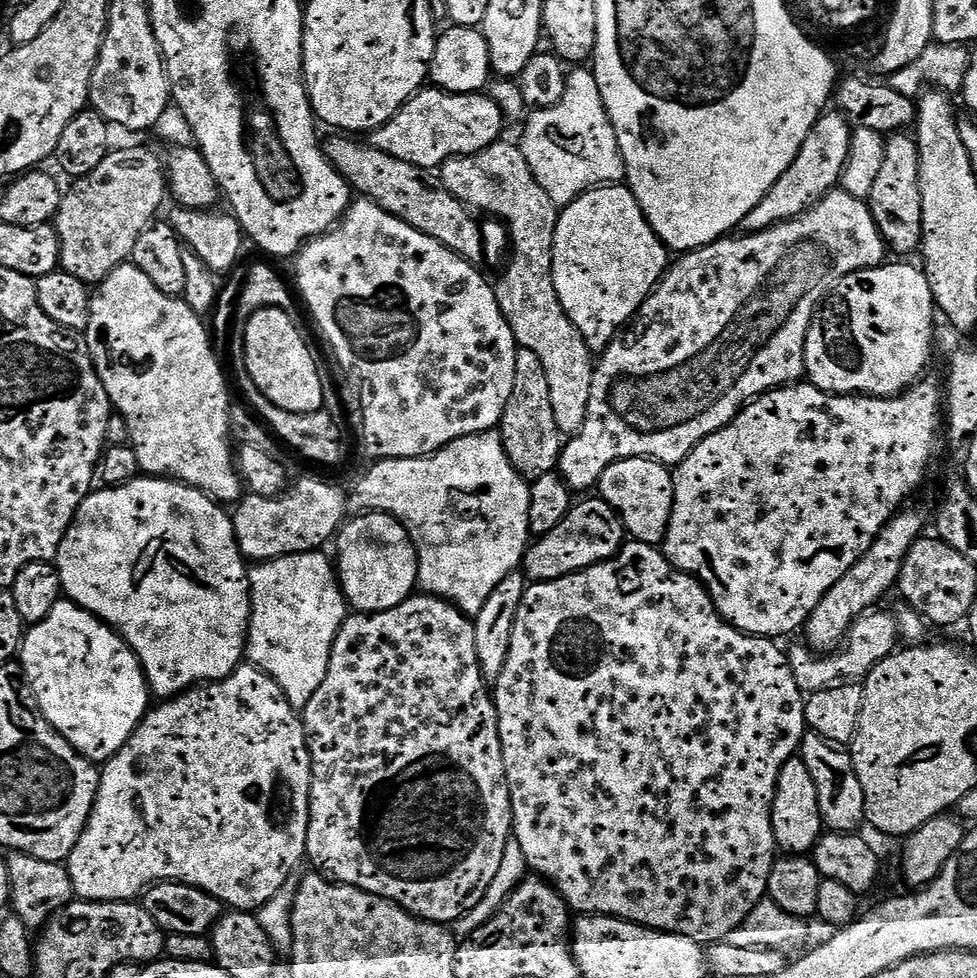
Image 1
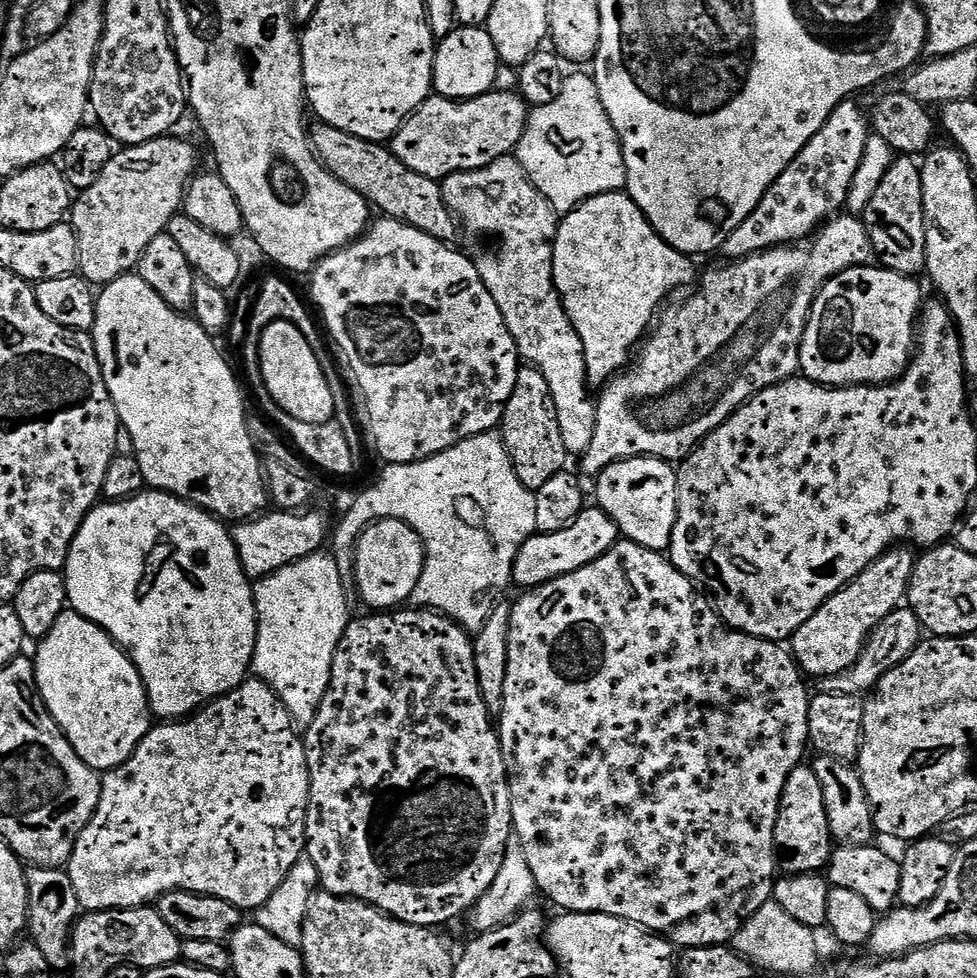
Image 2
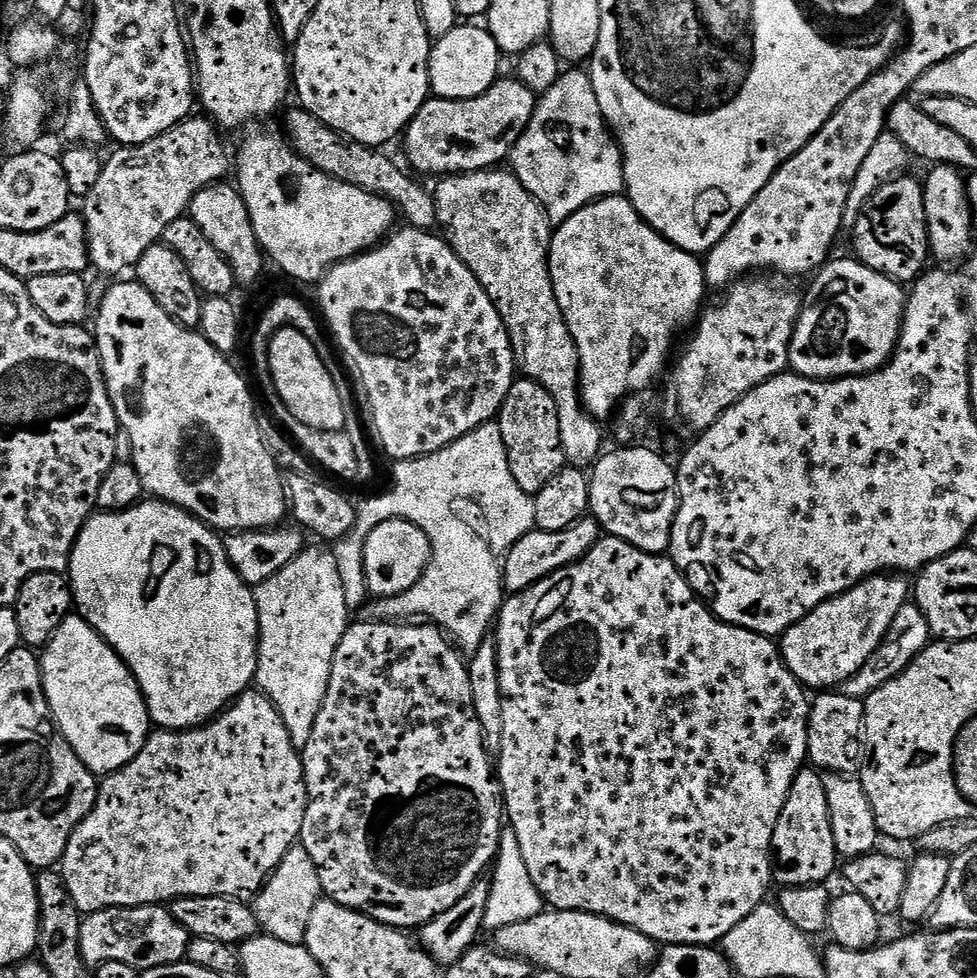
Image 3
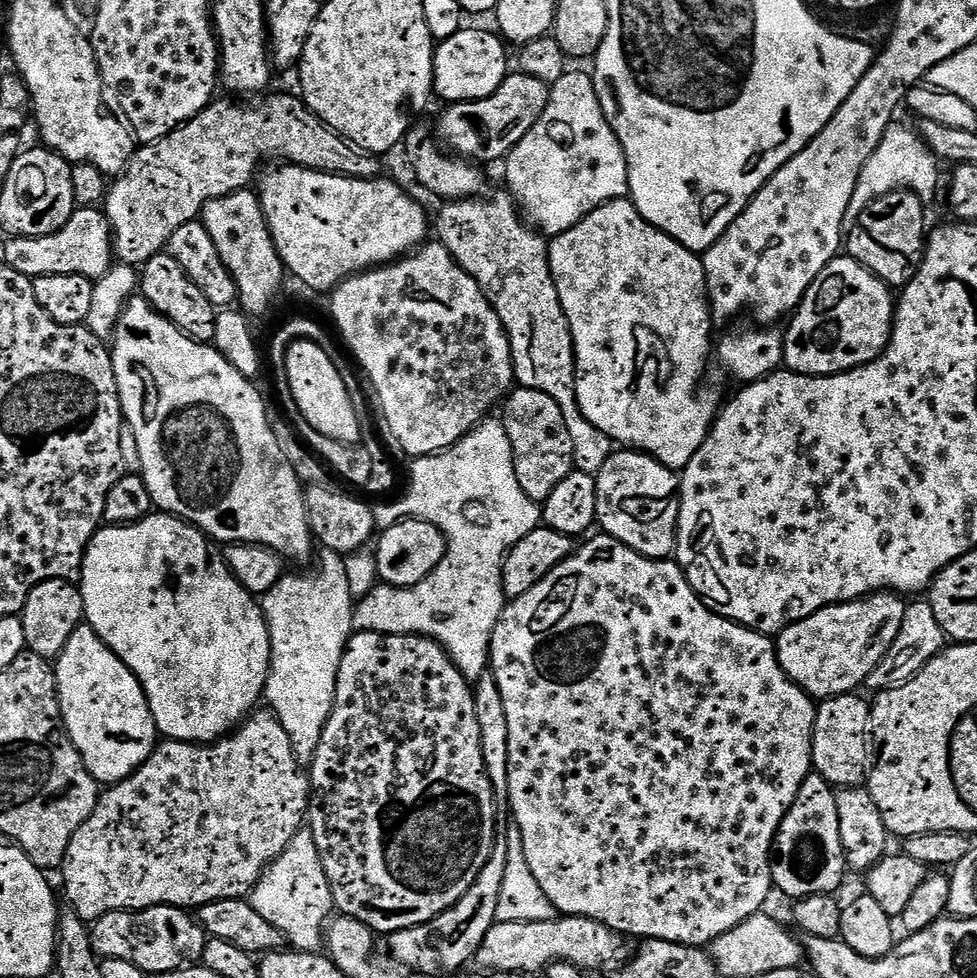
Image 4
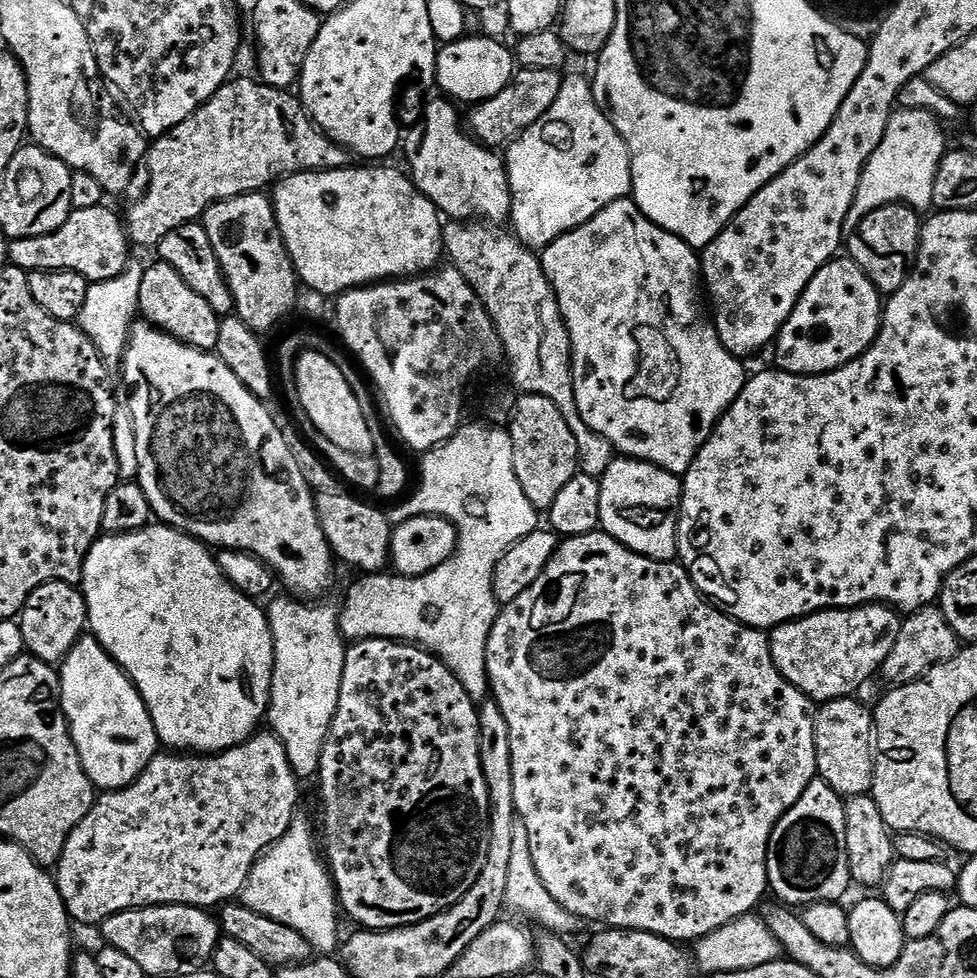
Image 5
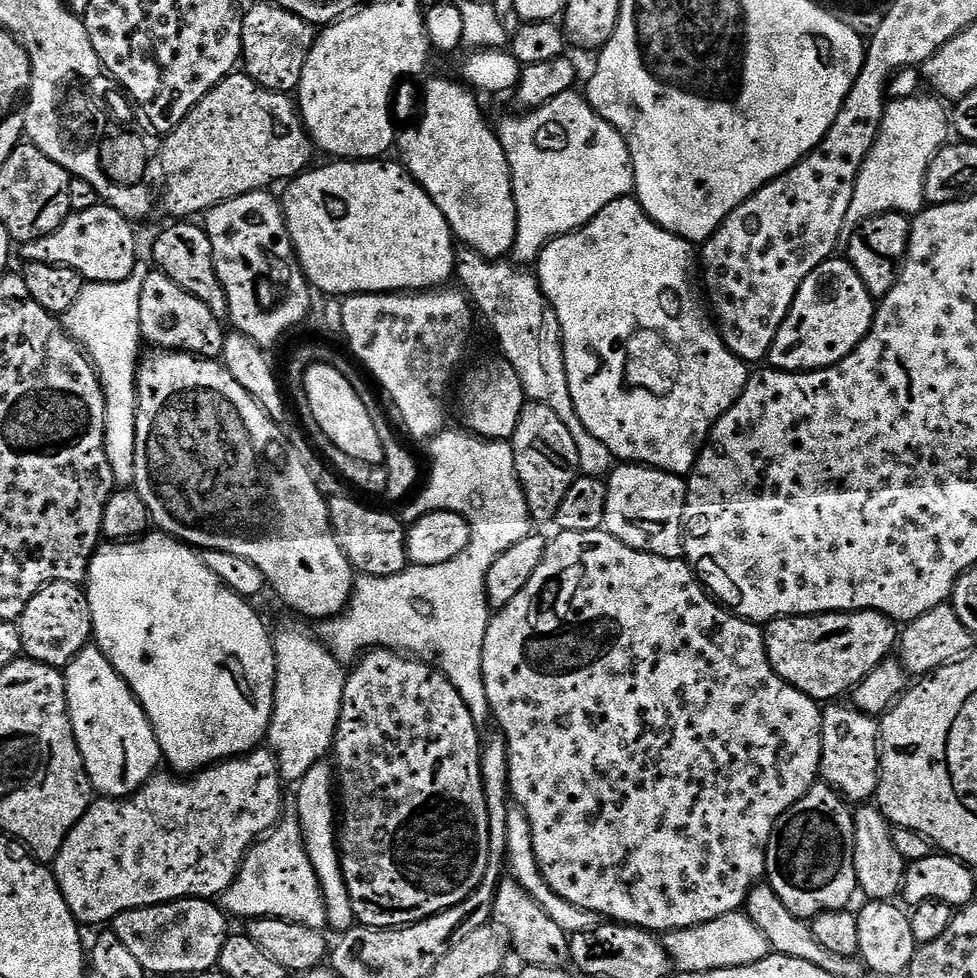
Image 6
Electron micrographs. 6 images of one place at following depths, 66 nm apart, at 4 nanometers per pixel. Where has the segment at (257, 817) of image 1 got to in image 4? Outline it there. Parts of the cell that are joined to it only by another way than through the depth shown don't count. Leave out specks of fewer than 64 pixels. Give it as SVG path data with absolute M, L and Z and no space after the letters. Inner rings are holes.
M253 711L239 727L229 732L227 736L213 740L211 744L189 744L187 740L170 739L157 743L148 761L137 772L101 791L100 801L94 806L90 818L86 818L82 826L78 826L66 850L66 858L62 865L64 892L72 903L69 904L71 911L79 914L86 922L95 922L111 912L140 912L144 908L153 908L159 904L168 904L171 908L198 910L210 902L218 902L226 898L239 900L251 893L253 886L260 881L260 875L265 868L278 858L278 854L282 854L282 850L286 850L290 838L294 838L294 834L300 831L305 823L310 795L310 776L294 754L290 734L282 730L282 726L271 711L260 711Z

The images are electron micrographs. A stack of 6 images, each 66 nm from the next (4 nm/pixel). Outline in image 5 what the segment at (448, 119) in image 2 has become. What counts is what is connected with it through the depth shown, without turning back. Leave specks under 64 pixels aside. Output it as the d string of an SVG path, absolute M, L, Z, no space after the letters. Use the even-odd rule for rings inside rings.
M520 68L512 81L496 97L490 97L483 103L477 103L472 113L466 116L466 124L471 135L493 150L503 149L524 133L550 106L554 106L554 98L562 90L564 76L554 70L530 70ZM472 127L472 128L471 128Z

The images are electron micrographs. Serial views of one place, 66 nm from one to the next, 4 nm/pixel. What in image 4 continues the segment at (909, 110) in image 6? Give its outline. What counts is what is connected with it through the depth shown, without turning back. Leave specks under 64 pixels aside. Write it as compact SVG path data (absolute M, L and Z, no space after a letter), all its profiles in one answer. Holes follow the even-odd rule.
M893 122L889 124L886 134L882 134L882 142L878 142L878 150L870 154L870 162L862 166L862 174L858 174L858 186L854 186L854 198L850 198L850 206L846 210L844 219L845 229L853 228L858 214L870 206L882 194L905 191L918 194L918 198L925 206L931 205L936 191L941 191L942 176L940 180L941 161L928 149L928 143L920 137L915 127L907 128L904 124Z

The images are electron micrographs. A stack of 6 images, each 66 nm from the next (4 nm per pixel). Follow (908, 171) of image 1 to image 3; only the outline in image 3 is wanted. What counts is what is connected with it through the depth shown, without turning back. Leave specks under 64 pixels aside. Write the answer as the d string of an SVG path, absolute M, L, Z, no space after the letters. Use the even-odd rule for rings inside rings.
M901 174L896 179L886 182L866 202L866 206L858 214L855 224L851 225L852 244L856 247L855 259L866 265L870 270L895 280L901 286L911 285L924 275L930 264L928 247L928 223L926 222L926 202L924 186L919 179Z

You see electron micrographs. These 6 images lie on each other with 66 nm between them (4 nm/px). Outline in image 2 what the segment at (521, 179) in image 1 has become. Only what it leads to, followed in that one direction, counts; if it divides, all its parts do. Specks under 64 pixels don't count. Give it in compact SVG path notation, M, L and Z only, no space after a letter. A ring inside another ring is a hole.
M512 154L498 158L478 170L450 174L446 179L439 181L439 185L442 198L456 217L459 227L463 231L465 228L476 236L485 236L496 243L489 252L475 257L478 274L486 290L490 290L490 298L494 298L494 302L498 302L498 310L502 310L506 330L510 330L510 338L514 338L521 361L538 369L542 378L546 378L546 386L550 386L550 398L554 398L558 426L562 430L562 446L566 446L569 457L583 457L584 452L590 450L590 442L594 442L596 400L588 397L590 385L582 338L578 338L552 281L552 243L556 240L558 213L528 181L526 170L522 170L522 166Z

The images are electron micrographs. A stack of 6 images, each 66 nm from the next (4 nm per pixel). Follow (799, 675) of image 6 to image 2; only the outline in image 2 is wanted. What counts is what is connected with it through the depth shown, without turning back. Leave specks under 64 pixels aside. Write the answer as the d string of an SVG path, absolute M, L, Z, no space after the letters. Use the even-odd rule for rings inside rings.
M904 546L879 556L869 568L862 570L841 592L836 592L790 638L790 651L797 668L805 677L823 678L842 674L862 654L868 635L886 619L895 608L905 603L908 583L912 577L914 556Z

